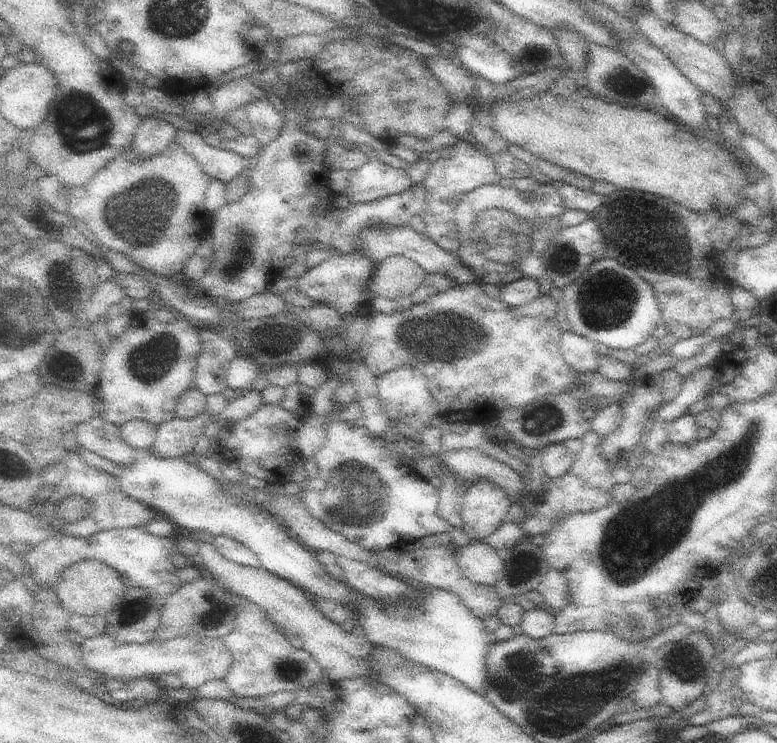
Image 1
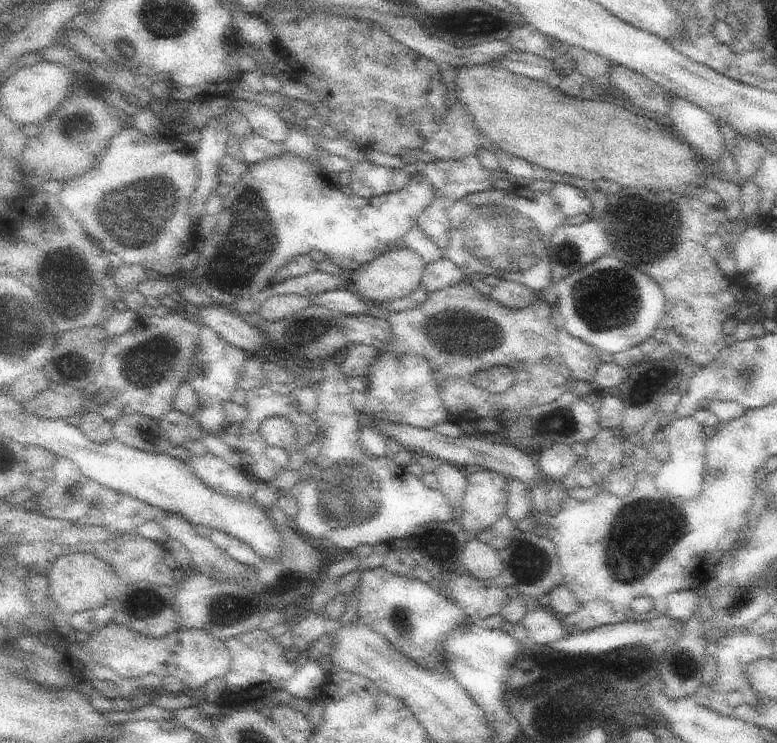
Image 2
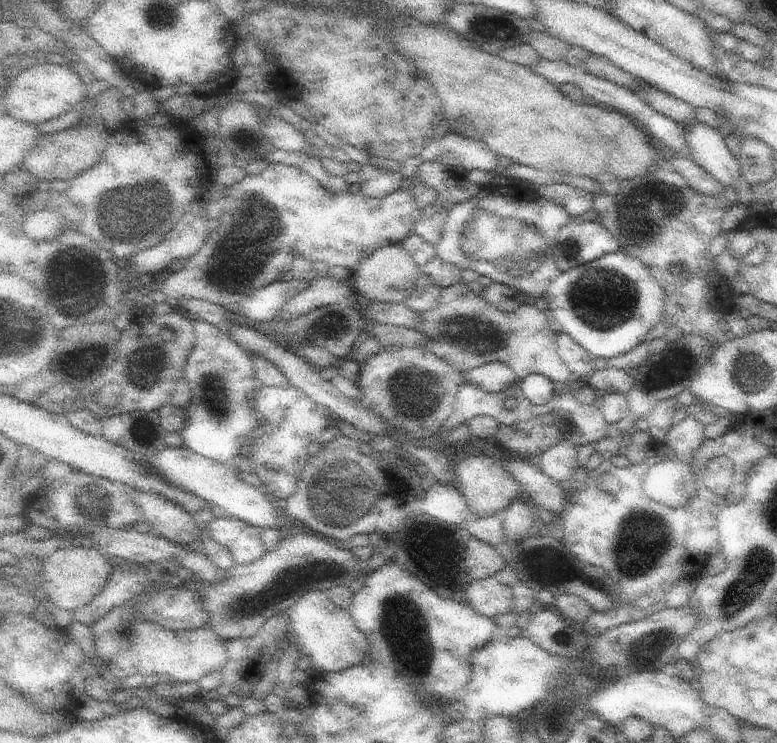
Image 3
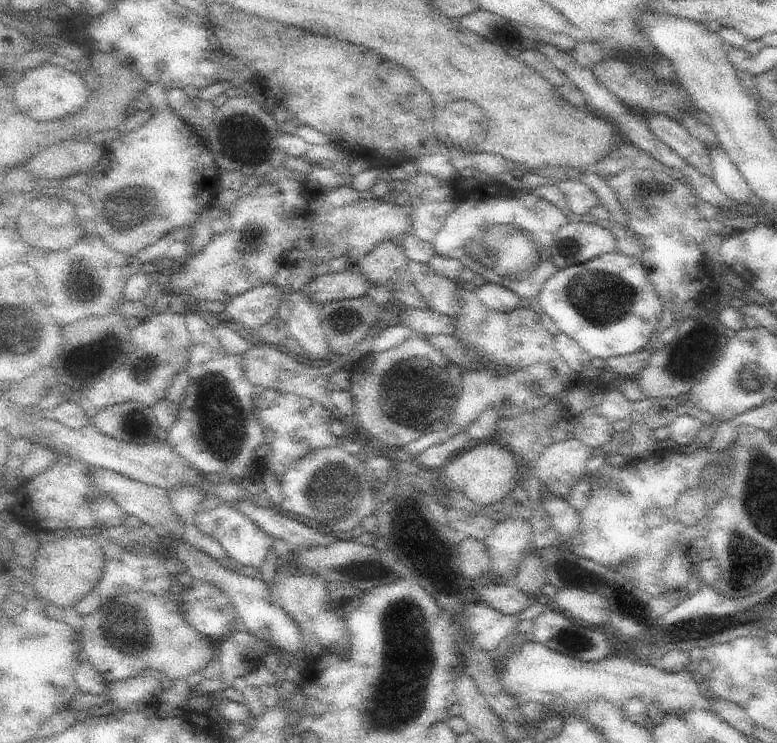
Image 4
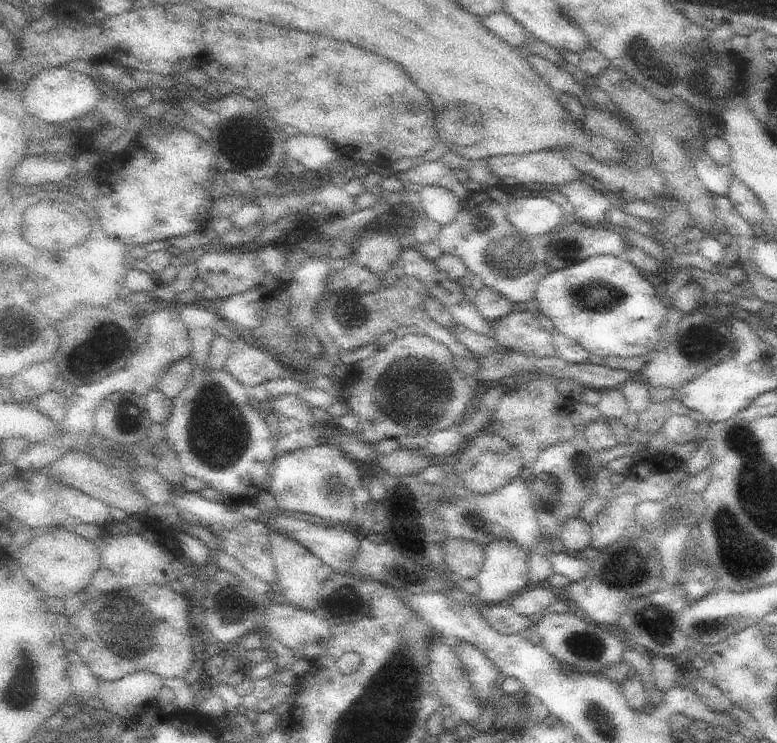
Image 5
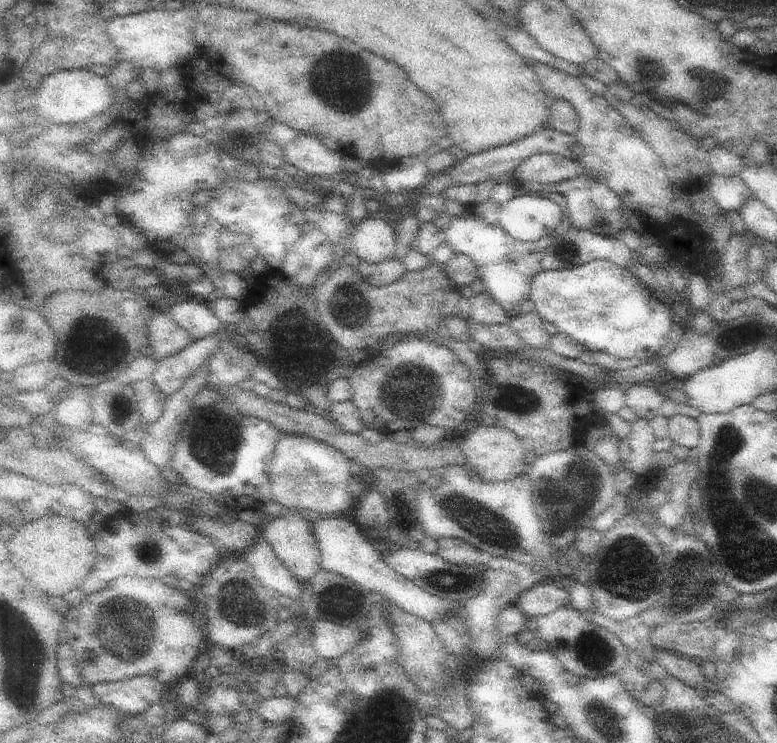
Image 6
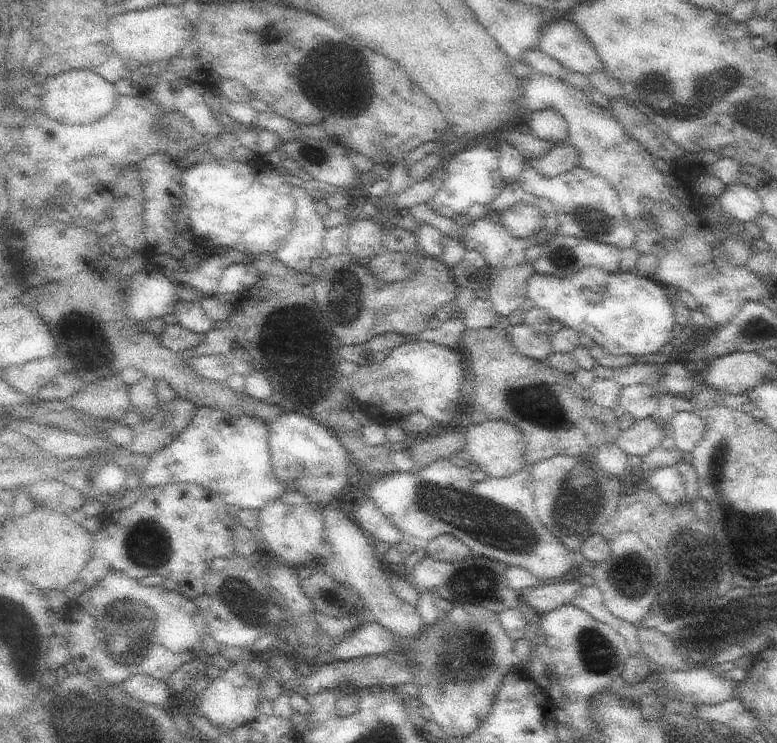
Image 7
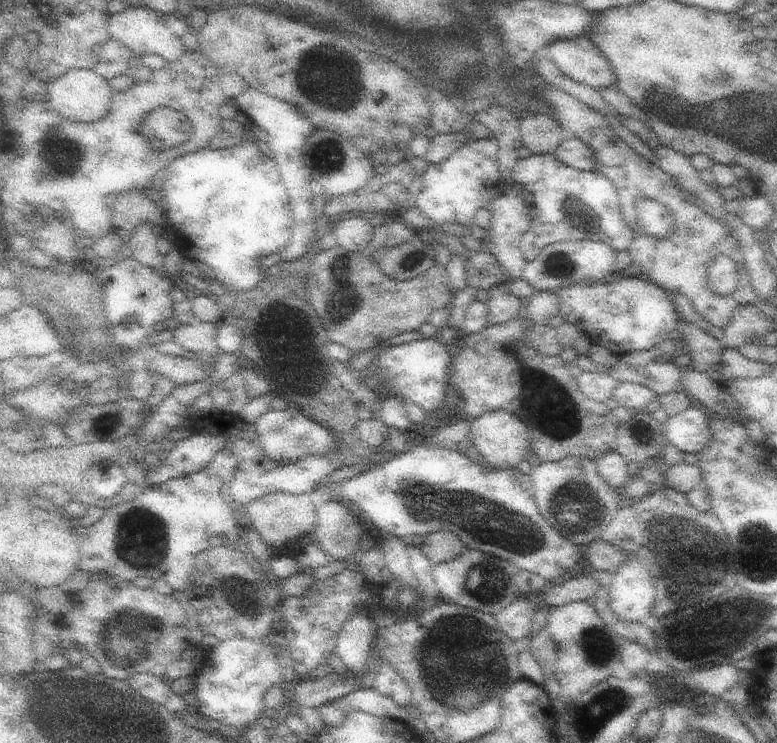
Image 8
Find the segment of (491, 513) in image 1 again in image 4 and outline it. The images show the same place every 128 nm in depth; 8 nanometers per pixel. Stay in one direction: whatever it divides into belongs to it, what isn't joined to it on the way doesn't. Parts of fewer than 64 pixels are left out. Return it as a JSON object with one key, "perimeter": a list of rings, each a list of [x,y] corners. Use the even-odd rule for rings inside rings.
{"perimeter":[[[500,441],[482,442],[476,448],[463,451],[454,456],[447,464],[444,477],[450,482],[450,487],[463,492],[477,506],[488,506],[503,500],[519,485],[524,474],[520,462],[510,450]]]}

